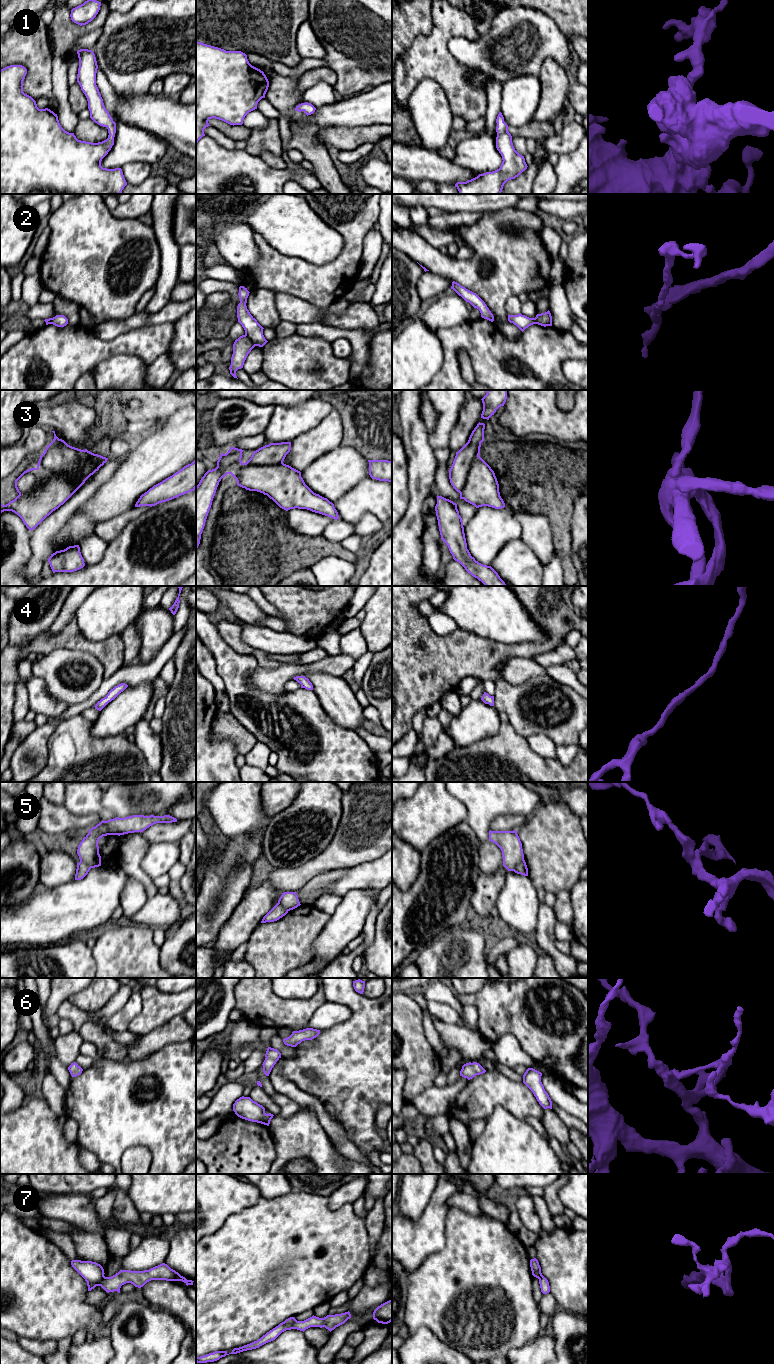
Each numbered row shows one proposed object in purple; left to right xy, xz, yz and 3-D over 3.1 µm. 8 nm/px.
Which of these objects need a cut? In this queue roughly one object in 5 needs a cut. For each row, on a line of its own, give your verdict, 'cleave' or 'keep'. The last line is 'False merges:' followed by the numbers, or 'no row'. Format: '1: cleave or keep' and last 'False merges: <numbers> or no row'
1: keep
2: cleave
3: keep
4: cleave
5: cleave
6: keep
7: keep
False merges: 2, 4, 5

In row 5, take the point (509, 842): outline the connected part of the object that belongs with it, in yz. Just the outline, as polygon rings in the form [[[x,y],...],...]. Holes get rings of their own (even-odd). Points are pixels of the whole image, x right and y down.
[[[489,831],[489,840],[502,851],[503,866],[513,871],[516,865],[524,859],[522,843],[517,831]]]

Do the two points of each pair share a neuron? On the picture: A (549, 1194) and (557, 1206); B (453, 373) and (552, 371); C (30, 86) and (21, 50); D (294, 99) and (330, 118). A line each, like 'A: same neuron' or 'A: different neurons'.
A: same neuron
B: same neuron
C: same neuron
D: different neurons

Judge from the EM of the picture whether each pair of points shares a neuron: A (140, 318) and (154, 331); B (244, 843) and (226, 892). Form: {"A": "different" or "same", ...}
{"A": "different", "B": "same"}

